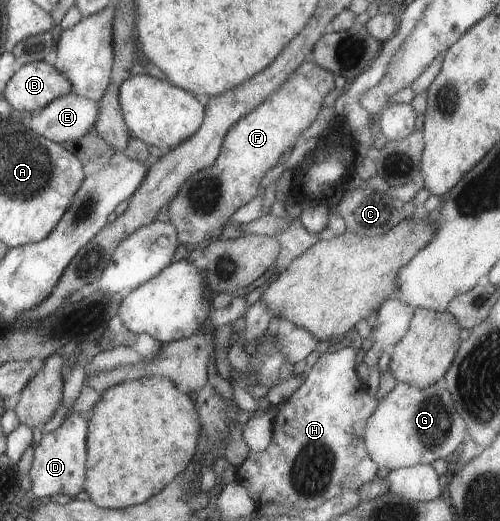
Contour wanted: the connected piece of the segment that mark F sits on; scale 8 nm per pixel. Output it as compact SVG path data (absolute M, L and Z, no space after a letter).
M305 59L256 109L230 126L214 163L190 175L167 205L169 222L176 228L180 245L199 247L221 237L229 217L257 195L264 174L275 168L282 153L299 143L302 132L316 119L324 96L333 88L333 75Z

